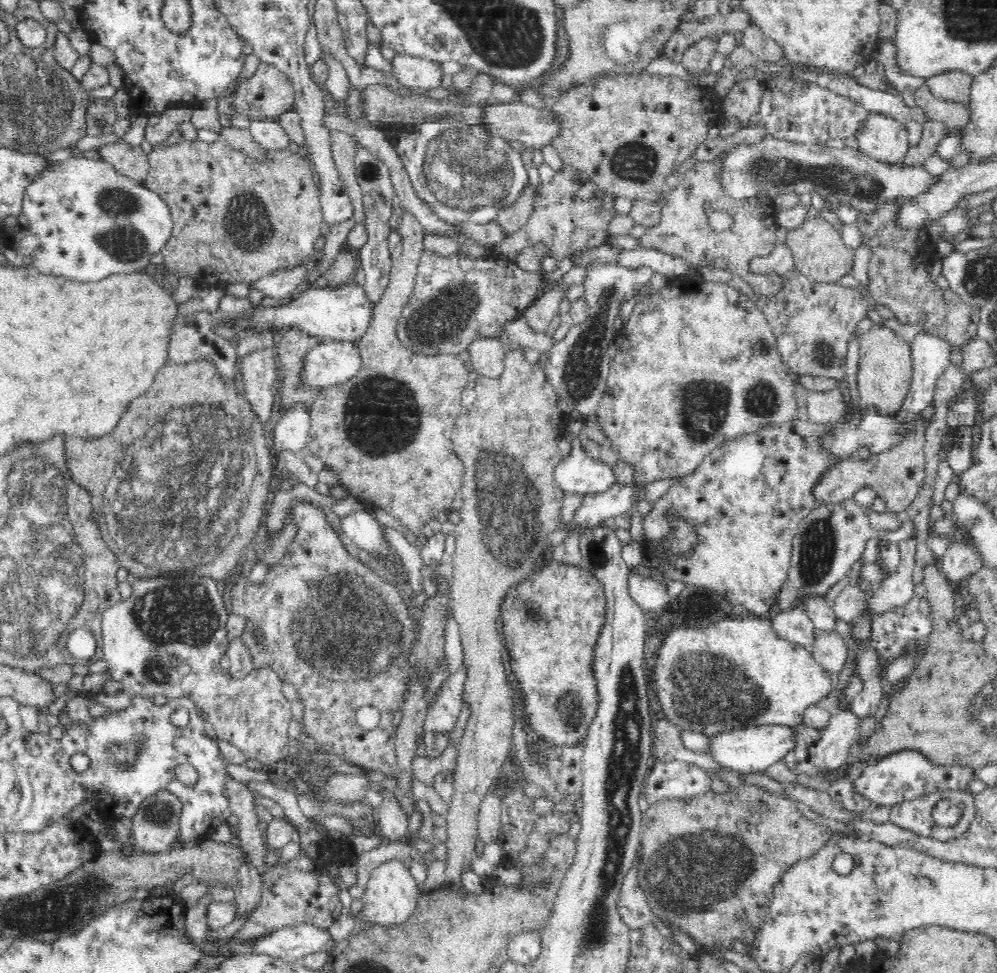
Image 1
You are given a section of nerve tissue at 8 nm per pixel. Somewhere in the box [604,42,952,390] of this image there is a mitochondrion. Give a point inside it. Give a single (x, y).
(865, 188)

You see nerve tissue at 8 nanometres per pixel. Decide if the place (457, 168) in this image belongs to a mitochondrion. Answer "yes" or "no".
yes

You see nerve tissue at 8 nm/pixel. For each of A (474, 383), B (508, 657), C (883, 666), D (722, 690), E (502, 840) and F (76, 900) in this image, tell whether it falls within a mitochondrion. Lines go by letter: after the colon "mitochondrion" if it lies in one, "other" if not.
A: other
B: other
C: other
D: mitochondrion
E: other
F: mitochondrion

